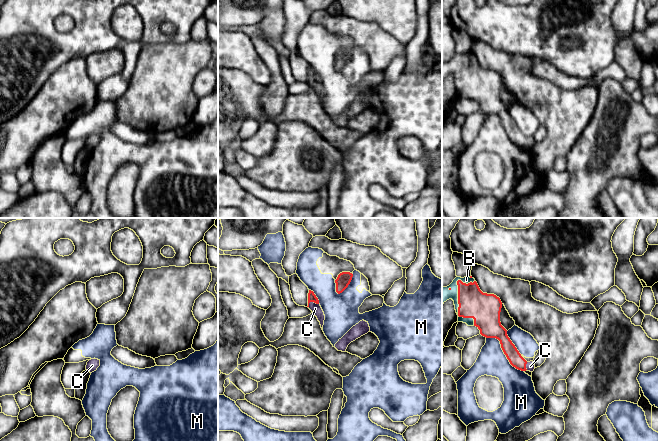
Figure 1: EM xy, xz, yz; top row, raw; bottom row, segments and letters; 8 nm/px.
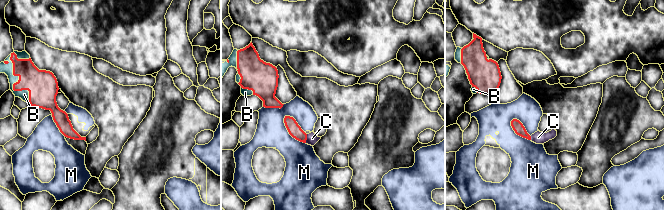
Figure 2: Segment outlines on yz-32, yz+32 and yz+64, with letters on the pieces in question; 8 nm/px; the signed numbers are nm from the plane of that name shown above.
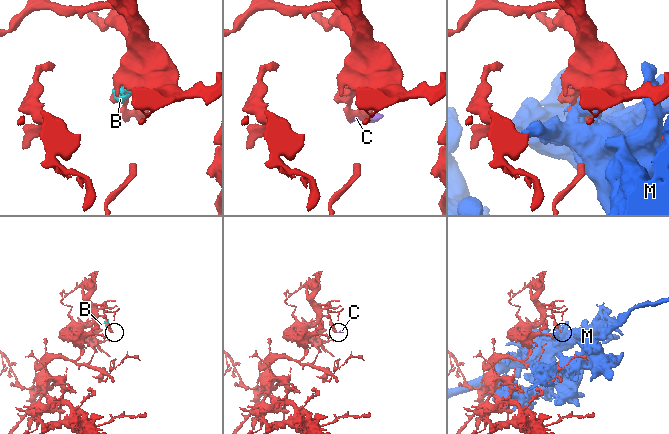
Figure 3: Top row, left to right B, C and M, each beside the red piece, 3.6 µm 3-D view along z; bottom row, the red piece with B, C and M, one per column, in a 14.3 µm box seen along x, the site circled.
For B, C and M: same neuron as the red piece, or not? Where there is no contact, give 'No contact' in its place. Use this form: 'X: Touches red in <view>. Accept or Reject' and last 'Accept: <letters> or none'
B: Touches red in yz. Accept
C: Touches red in xz. Accept
M: Touches red in yz. Reject
Accept: B, C

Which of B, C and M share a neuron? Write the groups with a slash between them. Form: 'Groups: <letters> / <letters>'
Groups: B C / M

